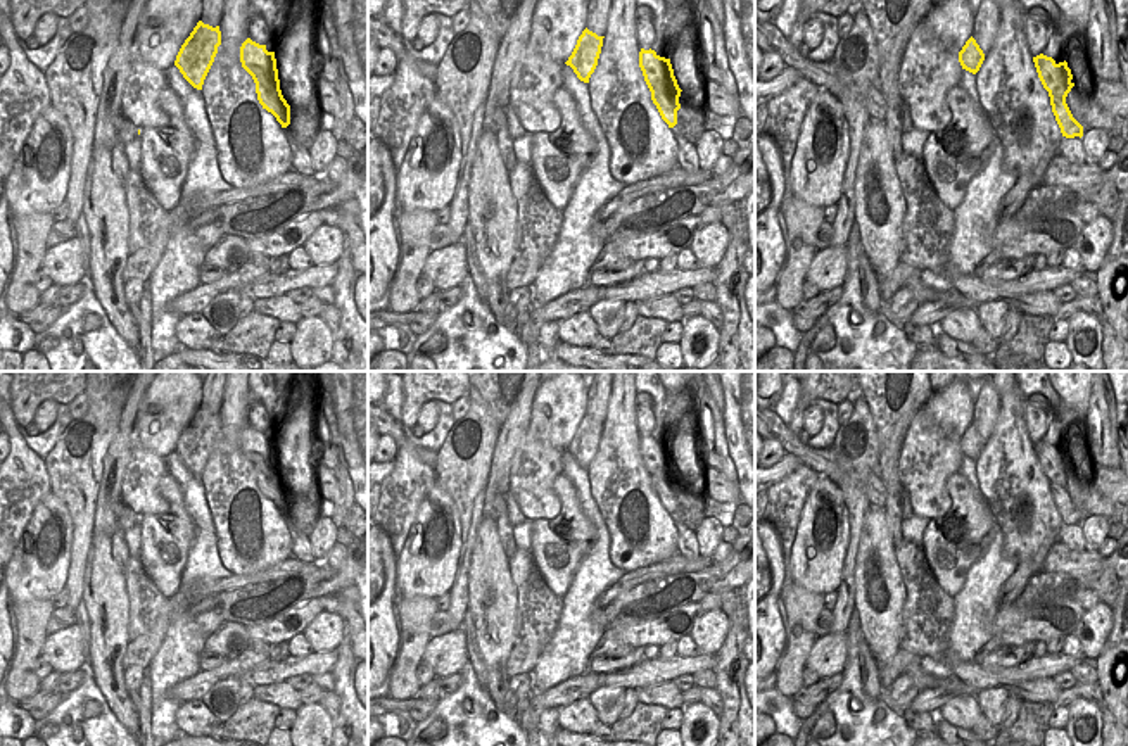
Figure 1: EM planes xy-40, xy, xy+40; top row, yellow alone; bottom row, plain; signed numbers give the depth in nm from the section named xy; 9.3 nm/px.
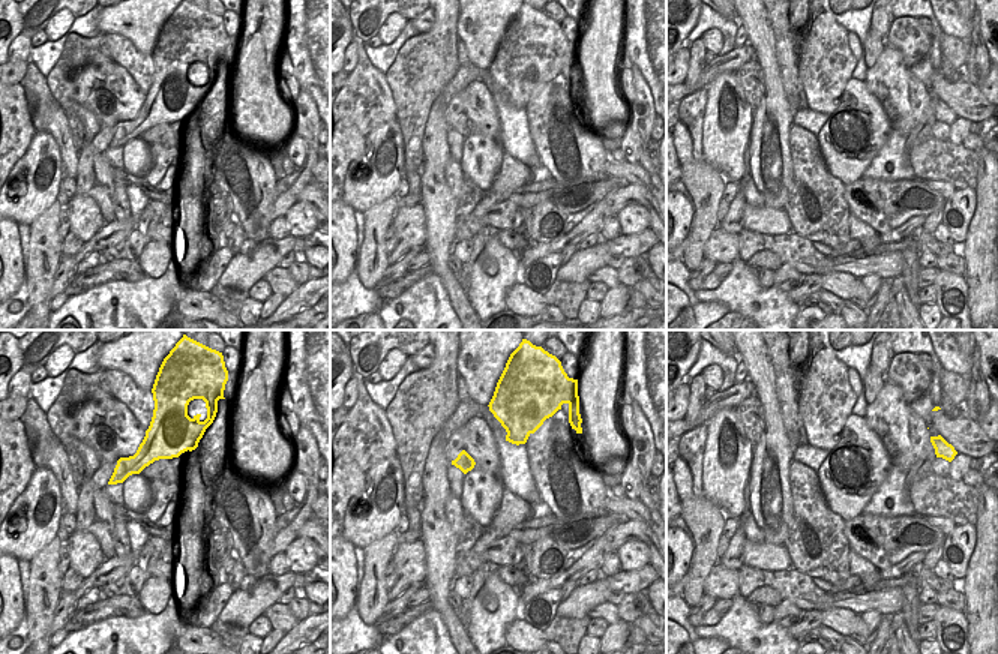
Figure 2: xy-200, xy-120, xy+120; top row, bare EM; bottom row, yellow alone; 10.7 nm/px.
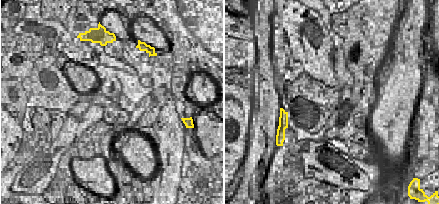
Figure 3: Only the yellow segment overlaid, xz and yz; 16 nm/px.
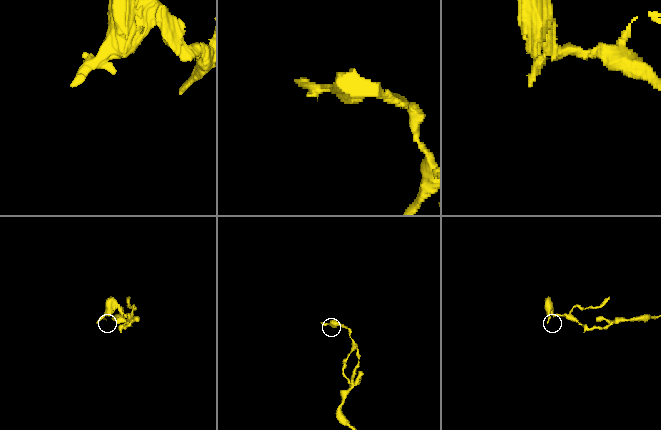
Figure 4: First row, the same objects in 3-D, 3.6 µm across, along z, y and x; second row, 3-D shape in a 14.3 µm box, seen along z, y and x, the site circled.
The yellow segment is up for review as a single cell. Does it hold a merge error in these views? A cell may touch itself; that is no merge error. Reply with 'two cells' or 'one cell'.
two cells

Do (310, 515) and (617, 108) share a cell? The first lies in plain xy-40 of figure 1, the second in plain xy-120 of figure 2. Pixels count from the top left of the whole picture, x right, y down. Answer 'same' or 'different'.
different

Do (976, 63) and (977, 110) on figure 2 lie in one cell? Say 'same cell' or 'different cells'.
different cells

